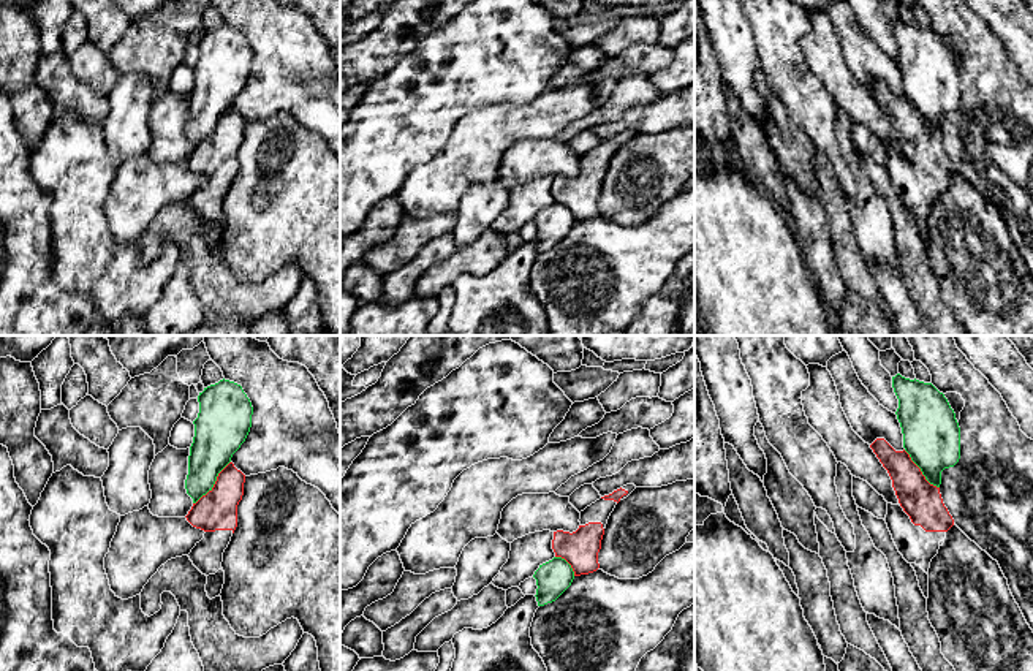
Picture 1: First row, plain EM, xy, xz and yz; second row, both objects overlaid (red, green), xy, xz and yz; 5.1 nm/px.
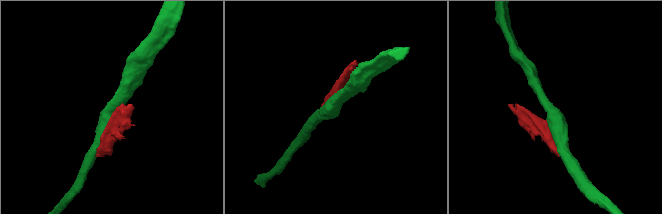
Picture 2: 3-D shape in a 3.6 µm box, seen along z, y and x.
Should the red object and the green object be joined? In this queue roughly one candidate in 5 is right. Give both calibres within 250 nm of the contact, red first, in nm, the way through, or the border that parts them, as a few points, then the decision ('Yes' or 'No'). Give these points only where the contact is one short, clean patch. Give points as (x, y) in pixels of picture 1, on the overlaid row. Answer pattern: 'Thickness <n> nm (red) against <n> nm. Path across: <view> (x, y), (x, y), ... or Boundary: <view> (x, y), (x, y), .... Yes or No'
Thickness 200 nm (red) against 240 nm. No

